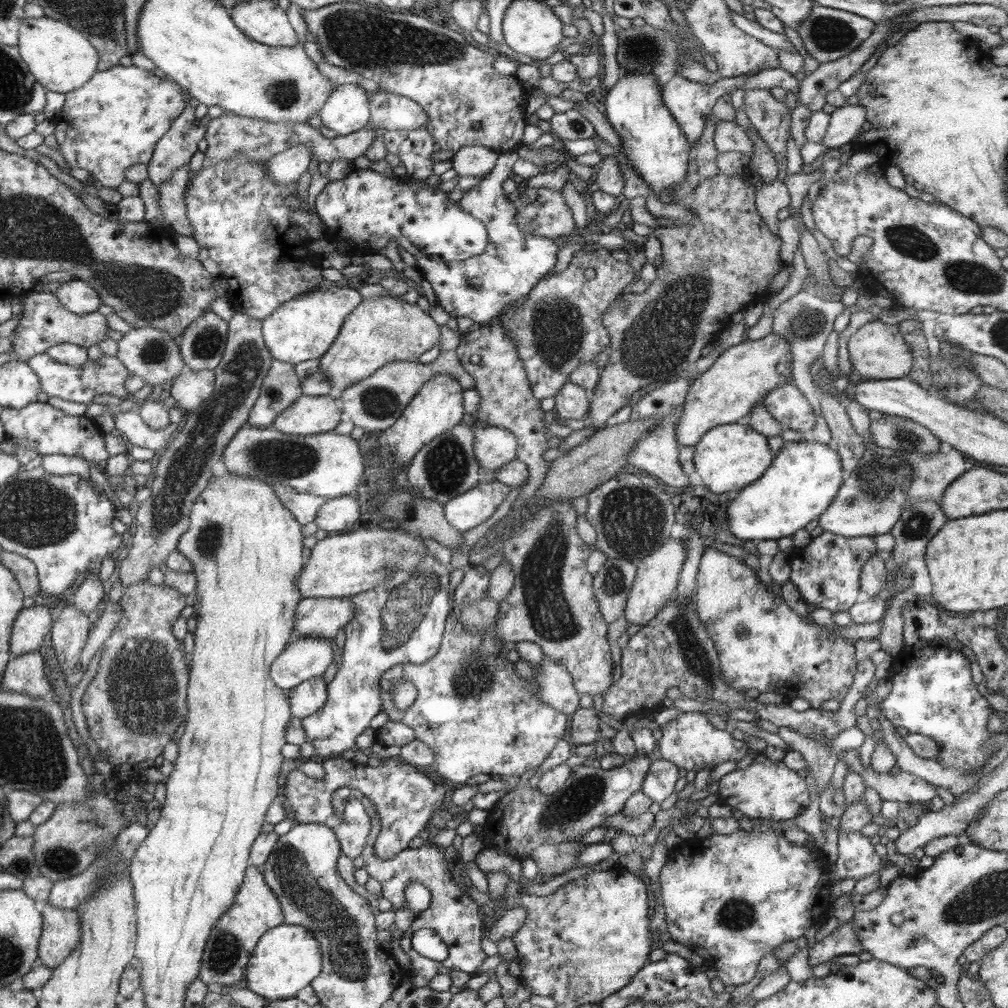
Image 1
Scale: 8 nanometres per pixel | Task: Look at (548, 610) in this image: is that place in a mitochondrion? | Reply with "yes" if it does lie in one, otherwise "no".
yes

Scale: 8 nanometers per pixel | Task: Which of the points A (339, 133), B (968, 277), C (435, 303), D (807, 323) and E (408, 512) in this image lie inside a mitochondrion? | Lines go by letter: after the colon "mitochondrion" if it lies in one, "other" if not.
A: other
B: mitochondrion
C: other
D: mitochondrion
E: mitochondrion

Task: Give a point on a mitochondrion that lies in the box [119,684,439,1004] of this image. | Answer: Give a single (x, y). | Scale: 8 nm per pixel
(348, 958)

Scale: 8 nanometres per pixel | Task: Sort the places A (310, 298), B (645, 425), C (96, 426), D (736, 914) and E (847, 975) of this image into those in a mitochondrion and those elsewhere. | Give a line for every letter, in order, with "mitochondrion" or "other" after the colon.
A: other
B: other
C: other
D: mitochondrion
E: other

